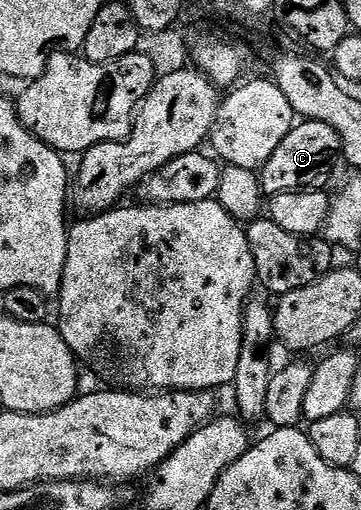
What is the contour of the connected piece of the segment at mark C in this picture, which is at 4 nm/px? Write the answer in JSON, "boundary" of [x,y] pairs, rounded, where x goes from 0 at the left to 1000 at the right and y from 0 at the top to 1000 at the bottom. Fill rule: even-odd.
{"boundary":[[[861,235],[834,237],[812,245],[792,275],[781,275],[770,290],[759,290],[759,306],[748,306],[748,314],[737,314],[737,322],[720,327],[715,335],[720,365],[742,384],[817,373],[881,373],[906,367],[920,316],[928,310],[939,312],[945,302],[942,269],[936,259],[925,259],[925,251],[914,251],[914,243]]]}

